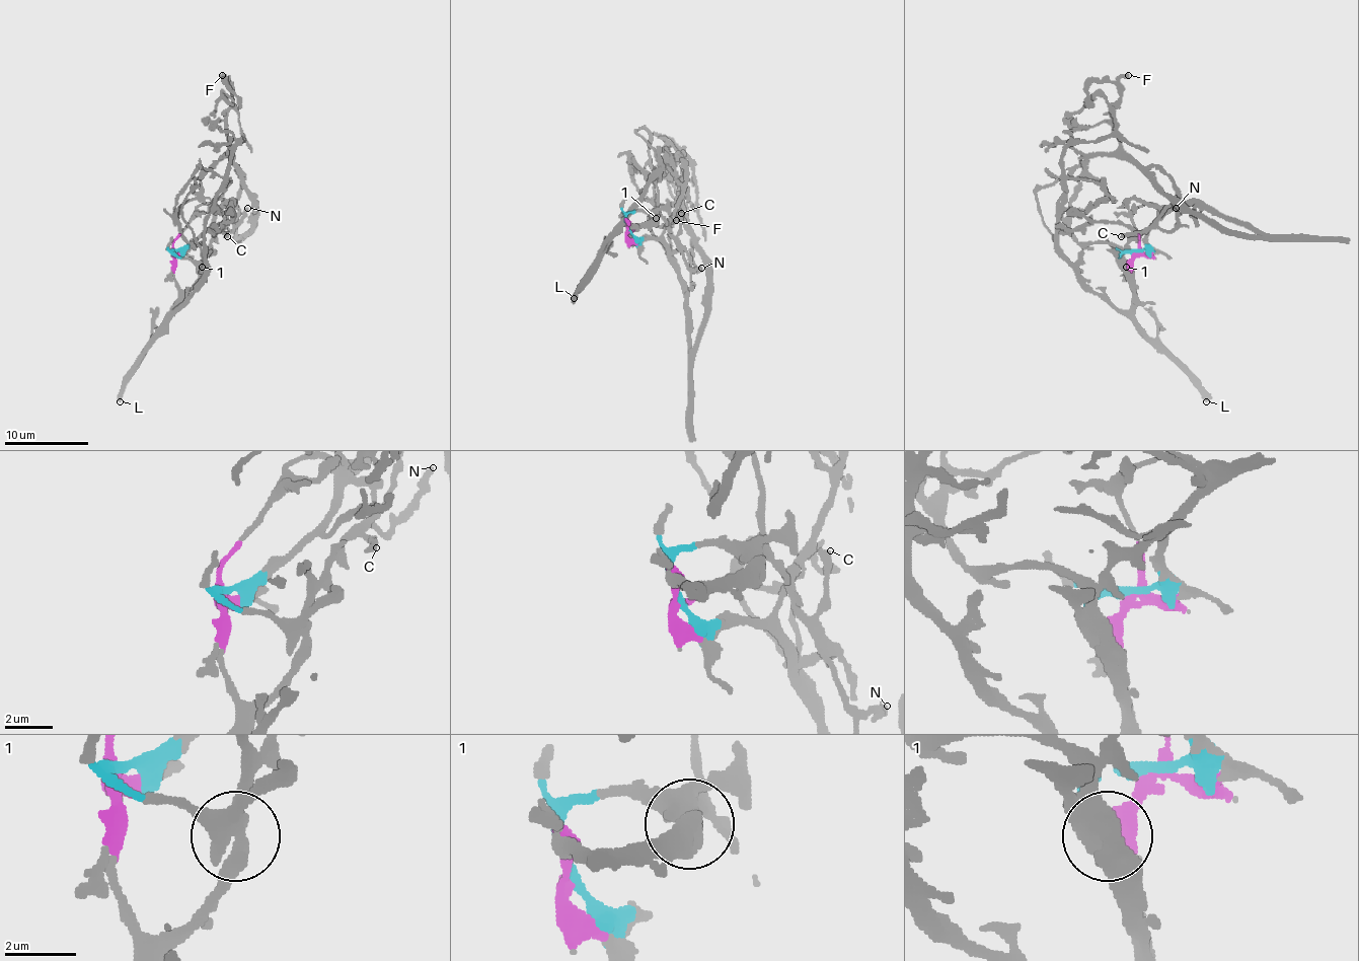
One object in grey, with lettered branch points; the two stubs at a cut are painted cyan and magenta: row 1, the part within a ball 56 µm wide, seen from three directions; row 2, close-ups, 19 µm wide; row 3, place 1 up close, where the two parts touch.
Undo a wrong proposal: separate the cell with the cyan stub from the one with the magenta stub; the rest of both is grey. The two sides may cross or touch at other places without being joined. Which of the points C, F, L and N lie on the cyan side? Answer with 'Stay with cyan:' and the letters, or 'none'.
Stay with cyan: F

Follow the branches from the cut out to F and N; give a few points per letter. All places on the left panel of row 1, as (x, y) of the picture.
F: (173, 250), (189, 246), (228, 205), (236, 234), (251, 226), (253, 197), (226, 124), (232, 83), (222, 75)
N: (173, 250), (173, 280), (182, 289), (189, 289), (201, 272), (207, 246), (224, 228), (230, 230), (247, 207)

